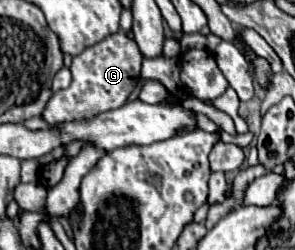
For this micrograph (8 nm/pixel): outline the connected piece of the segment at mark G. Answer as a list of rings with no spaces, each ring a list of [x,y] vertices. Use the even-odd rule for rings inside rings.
[[[124,31],[108,35],[106,39],[88,47],[86,51],[82,51],[72,59],[70,65],[72,83],[68,89],[52,93],[50,103],[46,103],[46,111],[42,111],[42,119],[54,125],[60,121],[94,117],[98,113],[122,107],[138,83],[140,63],[142,63],[142,53],[138,51],[134,39],[128,39]]]

